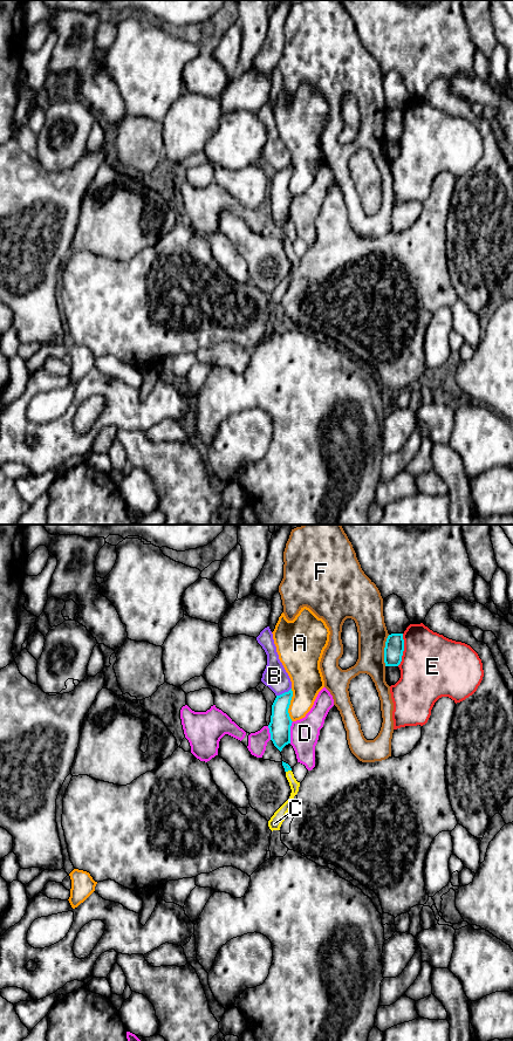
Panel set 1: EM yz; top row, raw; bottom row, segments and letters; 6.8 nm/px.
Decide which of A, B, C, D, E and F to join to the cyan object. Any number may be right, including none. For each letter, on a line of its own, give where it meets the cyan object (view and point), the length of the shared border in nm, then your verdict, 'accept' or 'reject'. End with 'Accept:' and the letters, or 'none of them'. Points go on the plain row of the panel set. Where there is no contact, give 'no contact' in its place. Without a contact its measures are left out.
A: yz (289, 179) | 240 nm | reject
B: yz (285, 168) | 120 nm | reject
C: yz (288, 245) | 40 nm | accept
D: yz (289, 207) | 150 nm | reject
E: yz (403, 125) | 220 nm | reject
F: yz (384, 125) | 220 nm | reject
Accept: C

